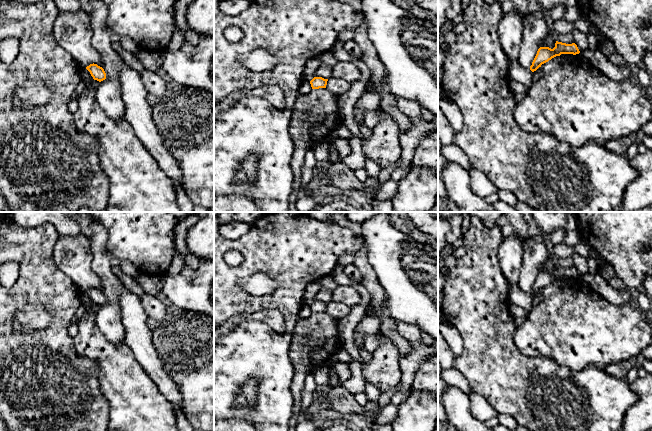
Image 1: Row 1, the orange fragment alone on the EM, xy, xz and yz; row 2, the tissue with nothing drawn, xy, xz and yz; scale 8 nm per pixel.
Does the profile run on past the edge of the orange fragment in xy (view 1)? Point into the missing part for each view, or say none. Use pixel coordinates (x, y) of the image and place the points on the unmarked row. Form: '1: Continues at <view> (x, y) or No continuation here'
1: No continuation here

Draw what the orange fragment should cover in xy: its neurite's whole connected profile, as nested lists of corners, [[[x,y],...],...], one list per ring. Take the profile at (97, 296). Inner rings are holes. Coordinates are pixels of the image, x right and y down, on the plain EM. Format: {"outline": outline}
{"outline": [[[90,288],[86,291],[86,293],[90,296],[94,304],[101,306],[106,303],[106,297],[104,293],[97,288]]]}

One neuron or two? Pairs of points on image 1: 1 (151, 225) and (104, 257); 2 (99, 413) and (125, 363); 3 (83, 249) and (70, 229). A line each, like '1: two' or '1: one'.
1: two
2: two
3: two

